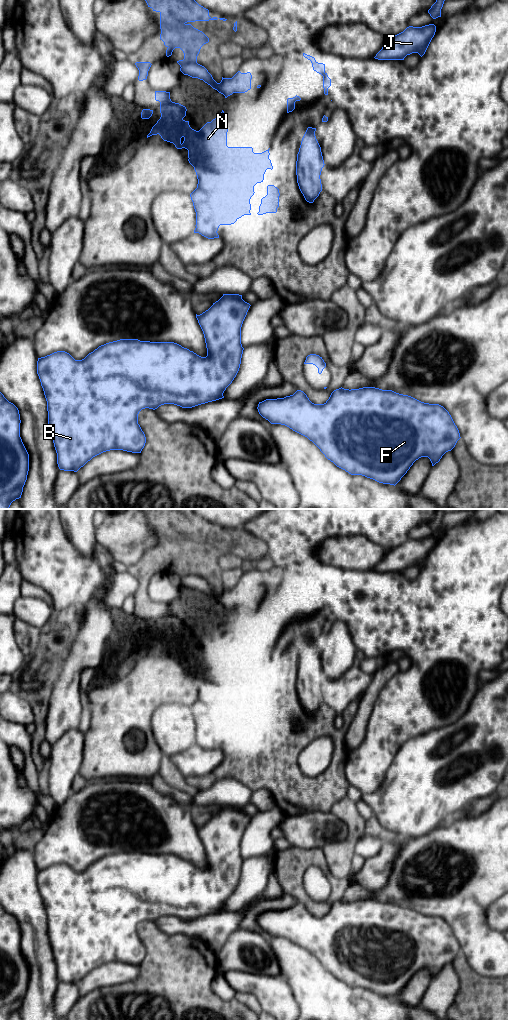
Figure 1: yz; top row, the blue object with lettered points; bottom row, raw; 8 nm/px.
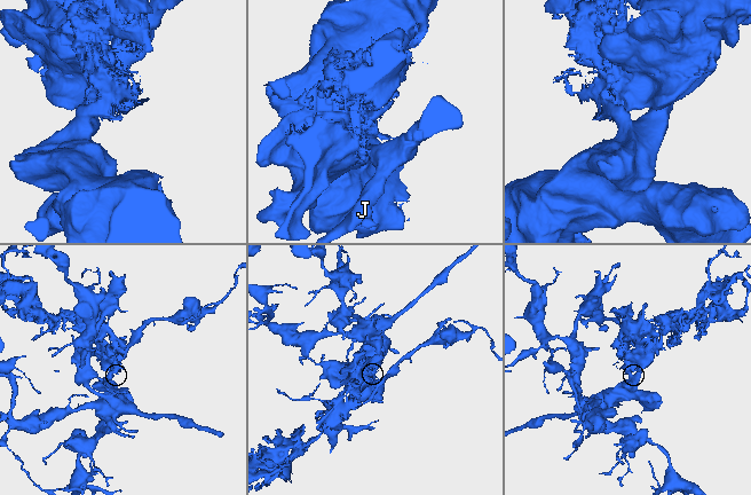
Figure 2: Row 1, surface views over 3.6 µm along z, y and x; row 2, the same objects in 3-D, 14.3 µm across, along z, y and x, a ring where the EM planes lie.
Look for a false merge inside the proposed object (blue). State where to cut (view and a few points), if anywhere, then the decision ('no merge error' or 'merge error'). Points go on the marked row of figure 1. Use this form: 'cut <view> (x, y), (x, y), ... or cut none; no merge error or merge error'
cut yz (196, 227), (201, 223), (208, 223), (213, 231); merge error

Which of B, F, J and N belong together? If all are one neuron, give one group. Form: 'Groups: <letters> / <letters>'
Groups: B F J / N

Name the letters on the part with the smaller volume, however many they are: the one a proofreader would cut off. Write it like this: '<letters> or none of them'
N

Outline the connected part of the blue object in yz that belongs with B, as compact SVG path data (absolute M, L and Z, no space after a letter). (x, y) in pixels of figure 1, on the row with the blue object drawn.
M223 294L208 310L196 314L205 338L206 357L174 342L120 339L99 346L82 360L75 360L65 351L38 358L37 374L47 401L48 425L59 469L77 472L93 457L110 450L141 453L146 443L145 434L138 424L138 414L142 409L155 410L164 404L192 408L224 398L224 391L240 368L244 350L241 327L250 306L242 299L242 295Z

